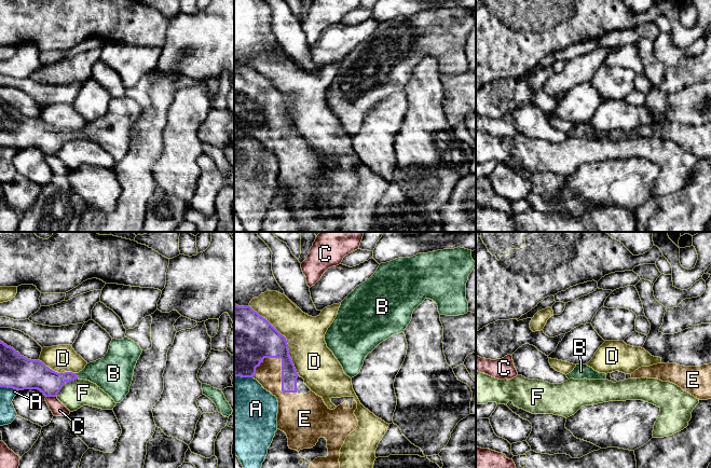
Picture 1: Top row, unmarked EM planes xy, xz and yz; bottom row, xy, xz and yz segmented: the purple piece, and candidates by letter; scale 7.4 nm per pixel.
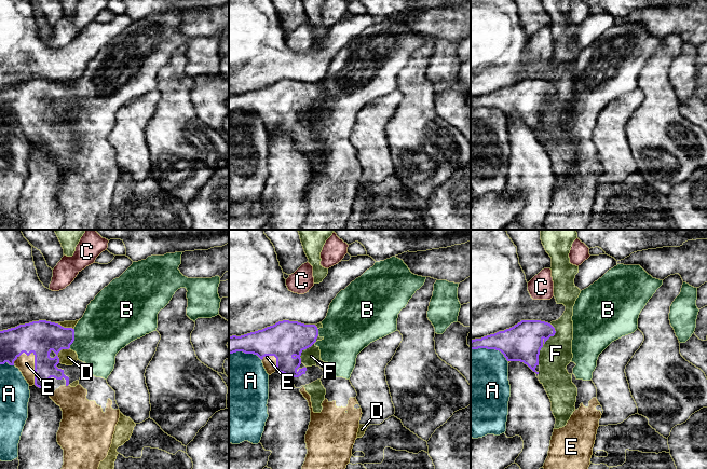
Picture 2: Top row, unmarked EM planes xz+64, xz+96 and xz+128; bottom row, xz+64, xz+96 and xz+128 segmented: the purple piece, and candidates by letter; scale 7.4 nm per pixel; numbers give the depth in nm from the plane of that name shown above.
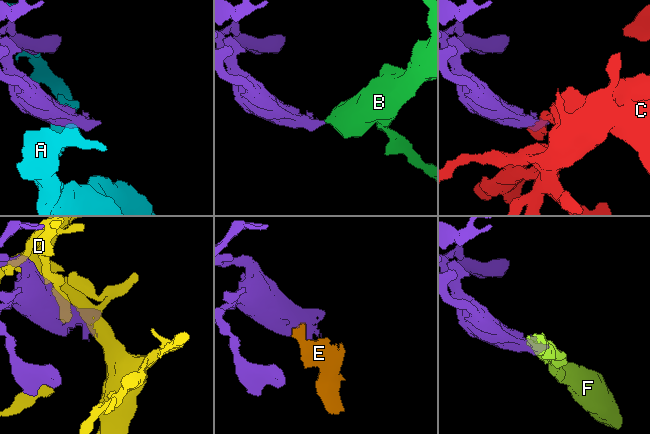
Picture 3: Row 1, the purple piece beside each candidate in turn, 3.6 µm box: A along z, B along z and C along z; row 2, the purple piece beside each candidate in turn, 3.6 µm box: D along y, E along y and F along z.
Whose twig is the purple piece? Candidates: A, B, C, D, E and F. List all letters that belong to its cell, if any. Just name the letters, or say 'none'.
B, E

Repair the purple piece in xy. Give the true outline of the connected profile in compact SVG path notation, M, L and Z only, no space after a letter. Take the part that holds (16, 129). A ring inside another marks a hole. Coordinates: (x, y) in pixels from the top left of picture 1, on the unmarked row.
M126 95L112 97L104 116L87 122L79 132L57 132L42 120L28 118L0 99L0 146L38 148L45 155L56 155L65 141L79 137L96 142L120 162L129 151L141 111L140 105Z

